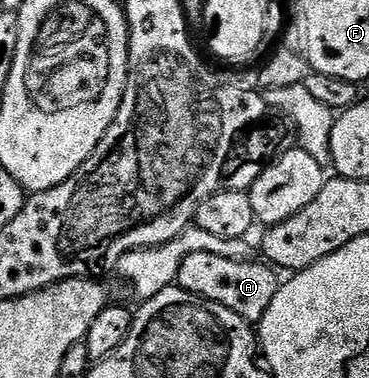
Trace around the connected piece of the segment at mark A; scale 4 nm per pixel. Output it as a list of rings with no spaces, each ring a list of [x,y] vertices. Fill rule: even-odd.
[[[191,253],[187,261],[179,265],[176,286],[190,291],[192,295],[203,297],[207,301],[227,305],[227,309],[239,313],[239,317],[257,325],[267,313],[271,301],[275,301],[279,278],[277,279],[278,272],[268,262],[253,262],[252,258],[232,259],[219,257],[215,253]]]

